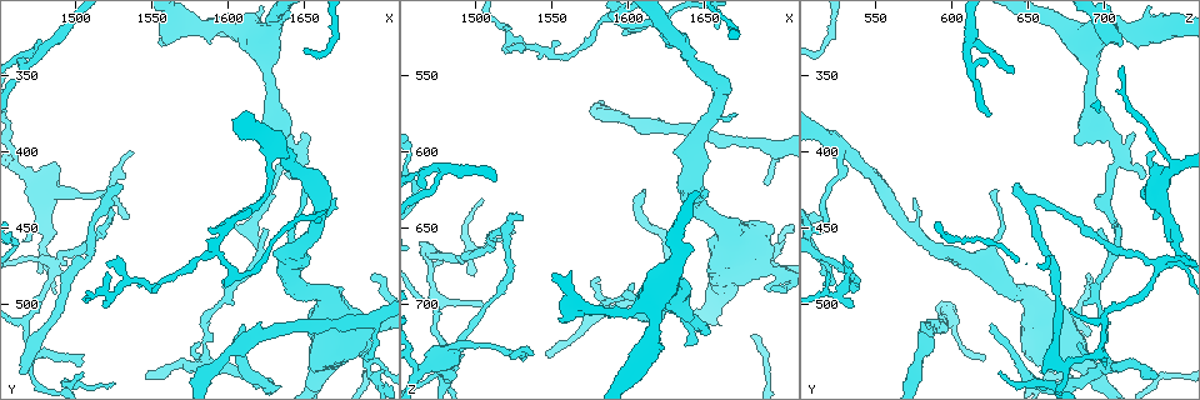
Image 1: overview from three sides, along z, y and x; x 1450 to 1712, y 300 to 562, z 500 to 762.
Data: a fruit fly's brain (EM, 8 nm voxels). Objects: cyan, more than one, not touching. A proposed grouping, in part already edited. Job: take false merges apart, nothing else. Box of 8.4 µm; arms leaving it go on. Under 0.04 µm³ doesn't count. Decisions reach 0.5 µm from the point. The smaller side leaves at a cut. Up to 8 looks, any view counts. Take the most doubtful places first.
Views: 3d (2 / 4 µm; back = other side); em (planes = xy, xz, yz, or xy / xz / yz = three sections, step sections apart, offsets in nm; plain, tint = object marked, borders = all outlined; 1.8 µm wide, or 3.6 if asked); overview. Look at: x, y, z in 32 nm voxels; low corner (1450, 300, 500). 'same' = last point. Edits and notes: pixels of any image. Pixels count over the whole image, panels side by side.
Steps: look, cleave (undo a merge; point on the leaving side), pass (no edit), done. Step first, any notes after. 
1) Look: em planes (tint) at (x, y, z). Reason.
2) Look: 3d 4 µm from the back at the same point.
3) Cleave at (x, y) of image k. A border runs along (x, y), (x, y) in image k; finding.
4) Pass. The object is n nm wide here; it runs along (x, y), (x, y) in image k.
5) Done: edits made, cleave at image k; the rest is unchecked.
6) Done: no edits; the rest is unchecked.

Look: em xz step 8 (tint) at (1588, 540, 702). Sharp bend.

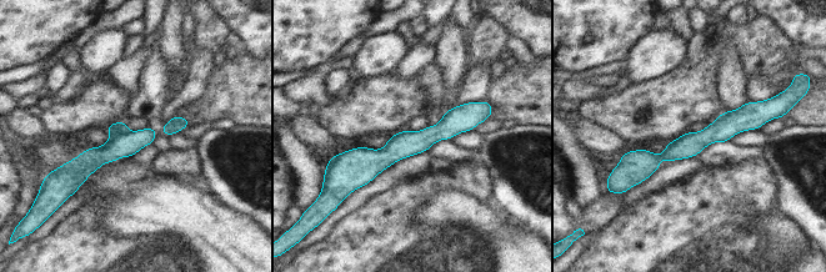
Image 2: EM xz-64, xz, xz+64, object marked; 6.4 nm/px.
Cleave at (126, 145) of image 2. The part that leaves runs along (482, 111), (380, 160), (343, 164) in image 2; two neurons meet here.

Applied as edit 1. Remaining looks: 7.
Look: em yz step 16 (tint) at (1640, 396, 708). Sudden change in width.

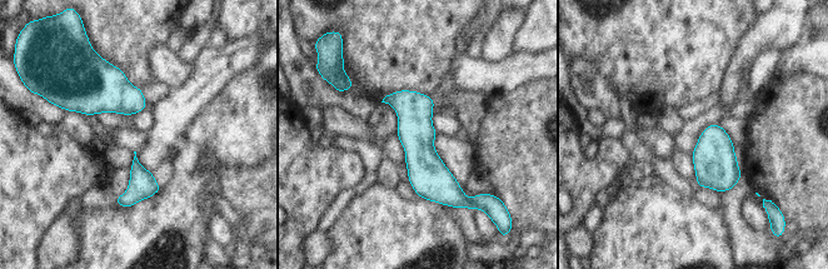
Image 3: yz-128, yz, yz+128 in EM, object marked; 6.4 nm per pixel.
Pass. The object is 140 nm wide here; it runs along (397, 94), (444, 202) in image 3; one neuron here.

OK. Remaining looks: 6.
Look: em yz step 8 (tint) at (1630, 398, 528). A fork.

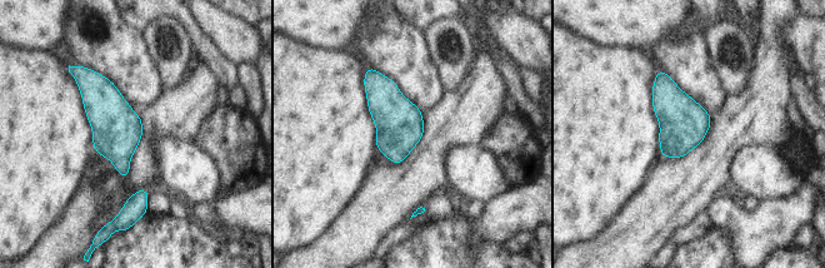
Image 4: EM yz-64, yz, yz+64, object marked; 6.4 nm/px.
Pass. All the same neuron.

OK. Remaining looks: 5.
Done: edits made, cleave at image 2; the rest is unchecked.

